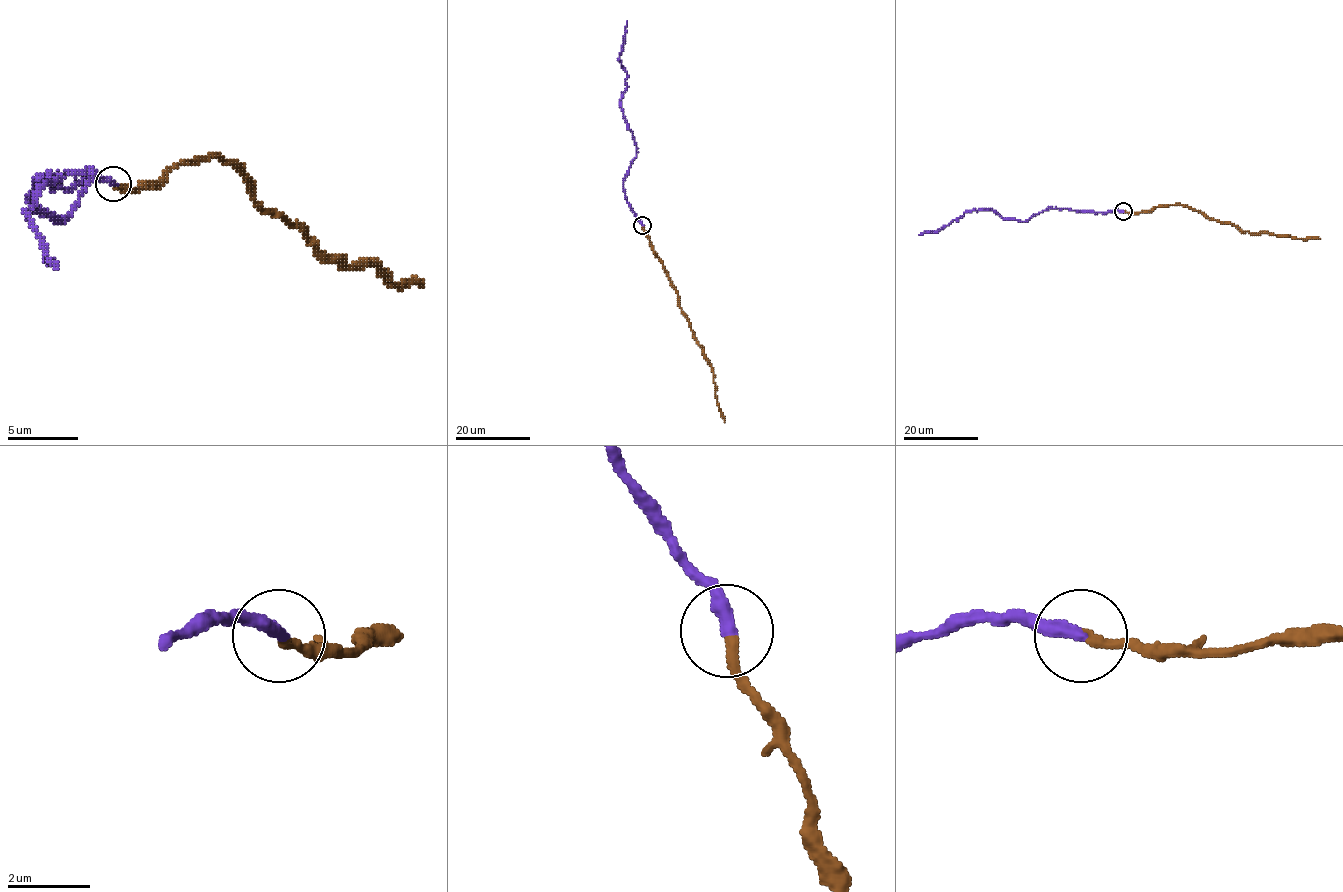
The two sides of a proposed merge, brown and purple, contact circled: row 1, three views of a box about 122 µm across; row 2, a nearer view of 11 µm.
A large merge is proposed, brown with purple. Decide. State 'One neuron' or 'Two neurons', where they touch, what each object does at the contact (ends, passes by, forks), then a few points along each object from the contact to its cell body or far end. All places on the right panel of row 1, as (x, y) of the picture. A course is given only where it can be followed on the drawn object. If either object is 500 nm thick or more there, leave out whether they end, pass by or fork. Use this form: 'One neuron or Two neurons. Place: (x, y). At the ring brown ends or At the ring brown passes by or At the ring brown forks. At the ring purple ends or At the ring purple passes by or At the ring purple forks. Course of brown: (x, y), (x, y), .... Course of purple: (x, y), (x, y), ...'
One neuron. Place: (1123, 211). At the ring brown ends. At the ring purple ends. Course of brown: (1123, 212), (1148, 212), (1162, 205), (1185, 205), (1252, 233), (1319, 239). Course of purple: (1123, 212), (1054, 208), (1020, 221), (1002, 217), (986, 209), (971, 210), (936, 231), (919, 234)

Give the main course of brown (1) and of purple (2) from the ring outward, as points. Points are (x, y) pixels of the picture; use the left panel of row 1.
1: (114, 185), (230, 160), (261, 206), (321, 251), (423, 286)
2: (114, 185), (44, 181), (93, 174), (58, 220), (33, 206), (40, 181), (58, 178), (26, 213), (58, 269)

